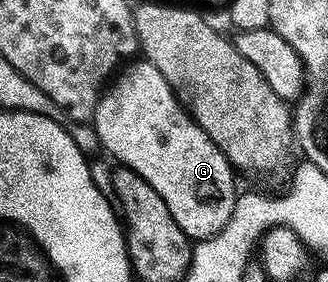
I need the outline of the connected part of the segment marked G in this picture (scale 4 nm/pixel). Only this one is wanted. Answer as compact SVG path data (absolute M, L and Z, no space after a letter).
M135 59L126 64L100 94L91 126L98 137L100 148L117 159L120 166L141 175L153 187L153 191L165 200L177 225L193 241L212 237L233 215L233 207L238 197L234 168L211 137L182 107L159 69L146 59Z

